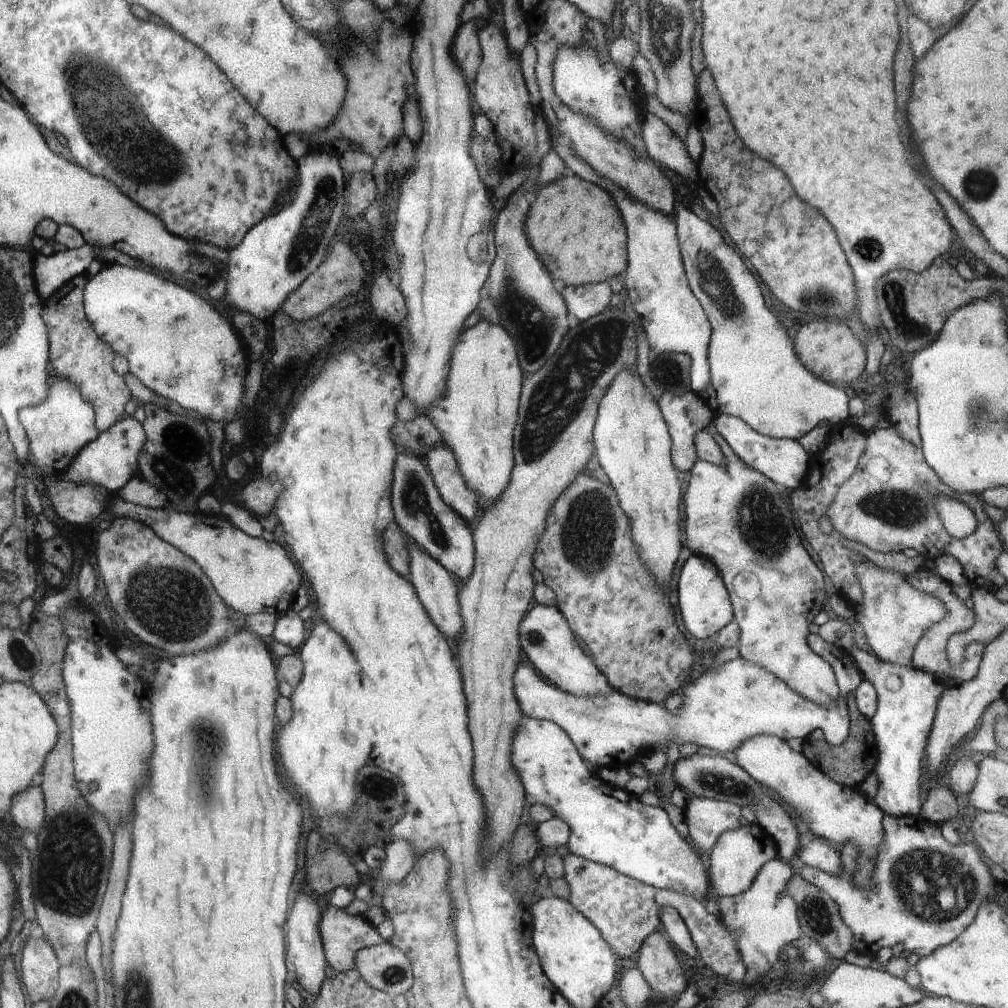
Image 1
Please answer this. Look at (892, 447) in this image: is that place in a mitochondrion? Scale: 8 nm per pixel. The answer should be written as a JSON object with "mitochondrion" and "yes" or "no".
{"mitochondrion":"no"}

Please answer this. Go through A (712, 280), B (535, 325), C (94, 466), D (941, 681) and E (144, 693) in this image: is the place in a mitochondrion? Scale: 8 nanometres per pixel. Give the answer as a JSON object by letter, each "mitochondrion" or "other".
{"A":"mitochondrion","B":"mitochondrion","C":"other","D":"other","E":"other"}

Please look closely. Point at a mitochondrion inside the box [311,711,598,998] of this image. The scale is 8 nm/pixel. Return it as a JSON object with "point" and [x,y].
{"point":[395,975]}

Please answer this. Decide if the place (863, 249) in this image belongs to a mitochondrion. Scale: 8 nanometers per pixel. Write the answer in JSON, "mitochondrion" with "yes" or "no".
{"mitochondrion":"yes"}

